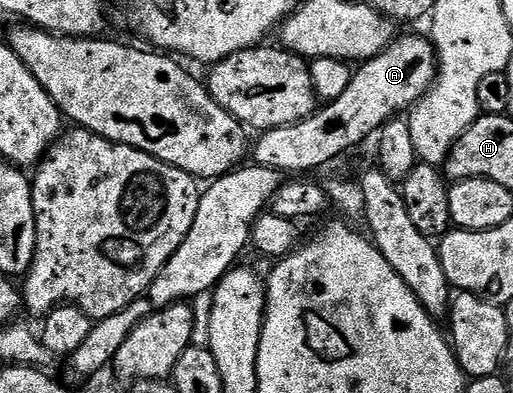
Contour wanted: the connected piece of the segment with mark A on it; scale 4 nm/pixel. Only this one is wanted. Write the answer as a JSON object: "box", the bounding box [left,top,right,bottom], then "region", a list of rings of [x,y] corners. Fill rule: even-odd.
{"box":[254,35,437,173],"region":[[[404,35],[401,39],[400,36],[393,38],[392,44],[382,53],[378,53],[378,57],[365,59],[353,70],[350,85],[346,85],[346,93],[342,93],[342,97],[338,97],[332,103],[324,103],[312,112],[309,119],[263,132],[259,136],[260,140],[257,143],[255,140],[254,143],[255,166],[274,169],[281,173],[287,173],[287,171],[308,173],[304,171],[316,171],[319,167],[326,166],[331,159],[336,159],[339,155],[346,154],[351,147],[358,146],[367,135],[375,136],[389,119],[397,118],[401,113],[411,109],[432,88],[436,81],[437,66],[436,48],[433,47],[431,38],[424,36],[423,39],[420,35]]]}

